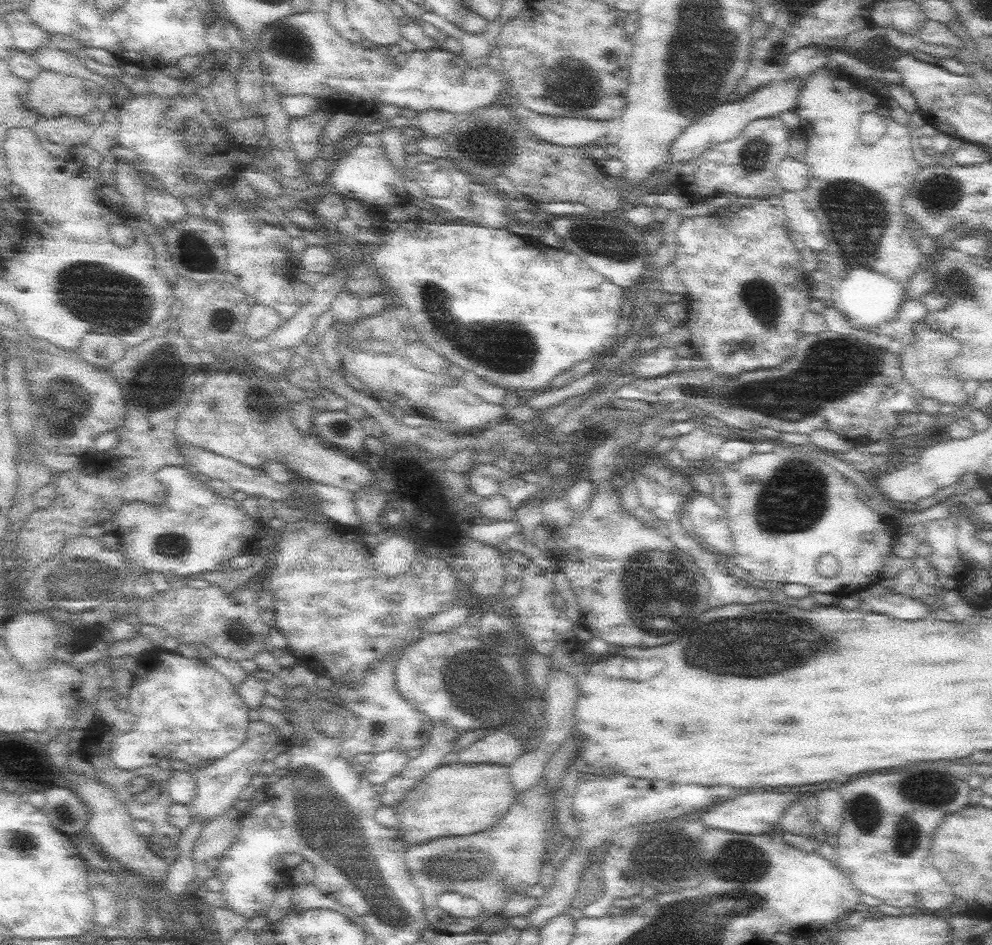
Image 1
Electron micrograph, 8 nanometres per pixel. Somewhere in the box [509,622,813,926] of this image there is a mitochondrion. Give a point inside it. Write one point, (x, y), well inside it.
(671, 857)

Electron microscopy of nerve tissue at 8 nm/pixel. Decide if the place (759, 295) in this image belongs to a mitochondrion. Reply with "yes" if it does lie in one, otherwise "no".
yes

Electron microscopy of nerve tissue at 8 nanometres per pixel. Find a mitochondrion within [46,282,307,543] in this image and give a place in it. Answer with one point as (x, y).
(72, 407)

